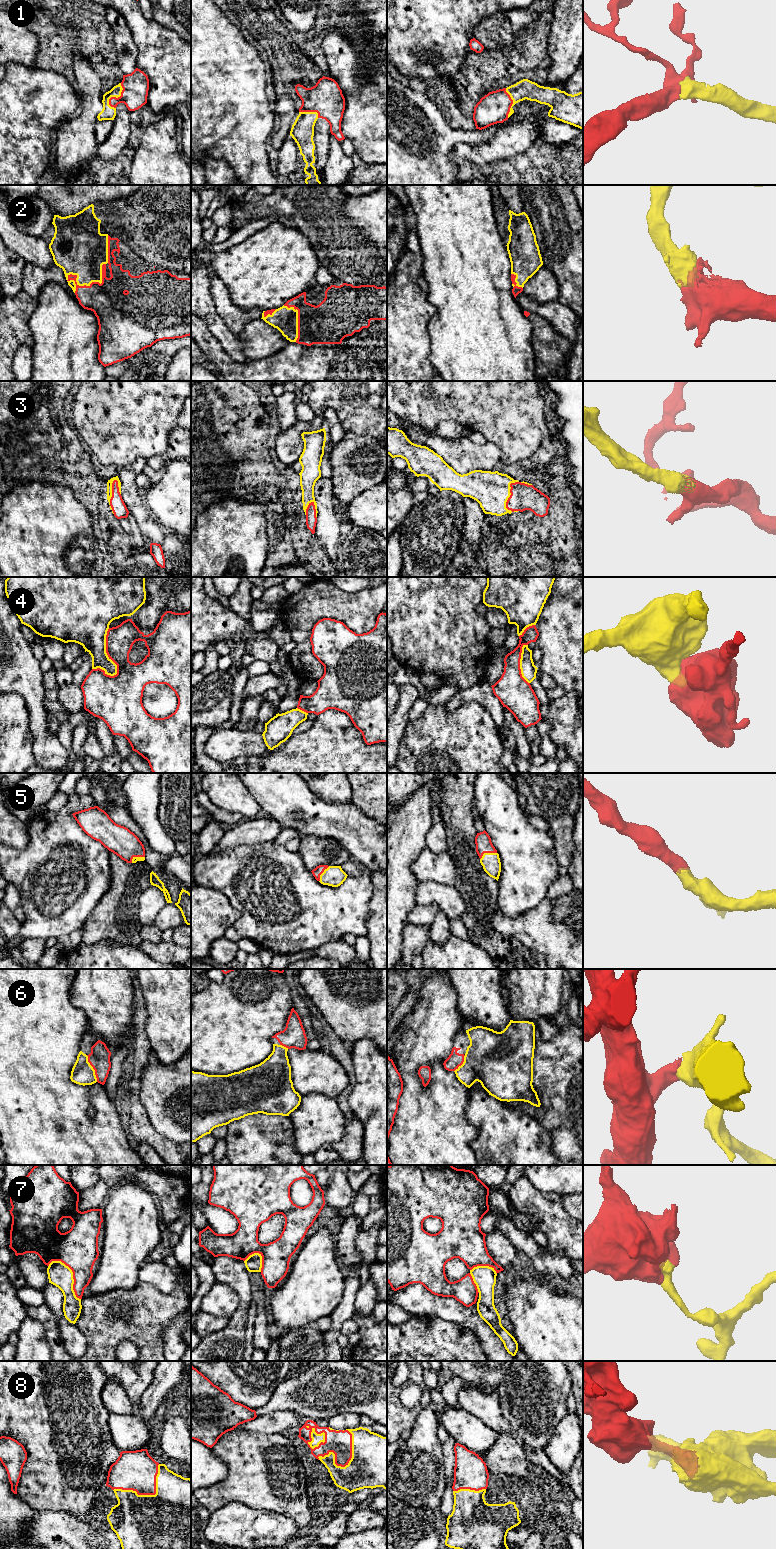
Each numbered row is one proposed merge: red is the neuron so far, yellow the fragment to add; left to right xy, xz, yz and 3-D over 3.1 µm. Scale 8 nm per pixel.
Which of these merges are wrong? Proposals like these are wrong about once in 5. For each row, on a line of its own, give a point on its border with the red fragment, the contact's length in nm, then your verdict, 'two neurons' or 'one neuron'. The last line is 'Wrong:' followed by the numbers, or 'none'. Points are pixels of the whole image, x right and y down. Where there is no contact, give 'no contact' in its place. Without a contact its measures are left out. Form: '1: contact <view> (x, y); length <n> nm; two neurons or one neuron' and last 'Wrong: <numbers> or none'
1: contact xy (115, 97); length 220 nm; one neuron
2: contact xy (95, 282); length 340 nm; one neuron
3: contact xy (112, 496); length 280 nm; one neuron
4: contact xy (106, 652); length 400 nm; two neurons
5: contact yz (487, 852); length 150 nm; one neuron
6: contact xy (93, 1068); length 240 nm; one neuron
7: contact xy (73, 1276); length 400 nm; two neurons
8: contact xz (344, 1466); length 340 nm; one neuron
Wrong: 4, 7

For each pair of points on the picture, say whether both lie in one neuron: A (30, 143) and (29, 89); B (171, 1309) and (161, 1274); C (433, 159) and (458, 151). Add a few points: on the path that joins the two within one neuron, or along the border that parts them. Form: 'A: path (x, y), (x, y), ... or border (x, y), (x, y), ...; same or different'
A: path (29, 130), (29, 102); same
B: border (180, 1276), (168, 1293), (161, 1293), (145, 1282); different
C: border (473, 144), (457, 143), (450, 153); different

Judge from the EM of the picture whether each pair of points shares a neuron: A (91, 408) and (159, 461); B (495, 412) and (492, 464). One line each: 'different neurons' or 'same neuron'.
A: different neurons
B: different neurons

